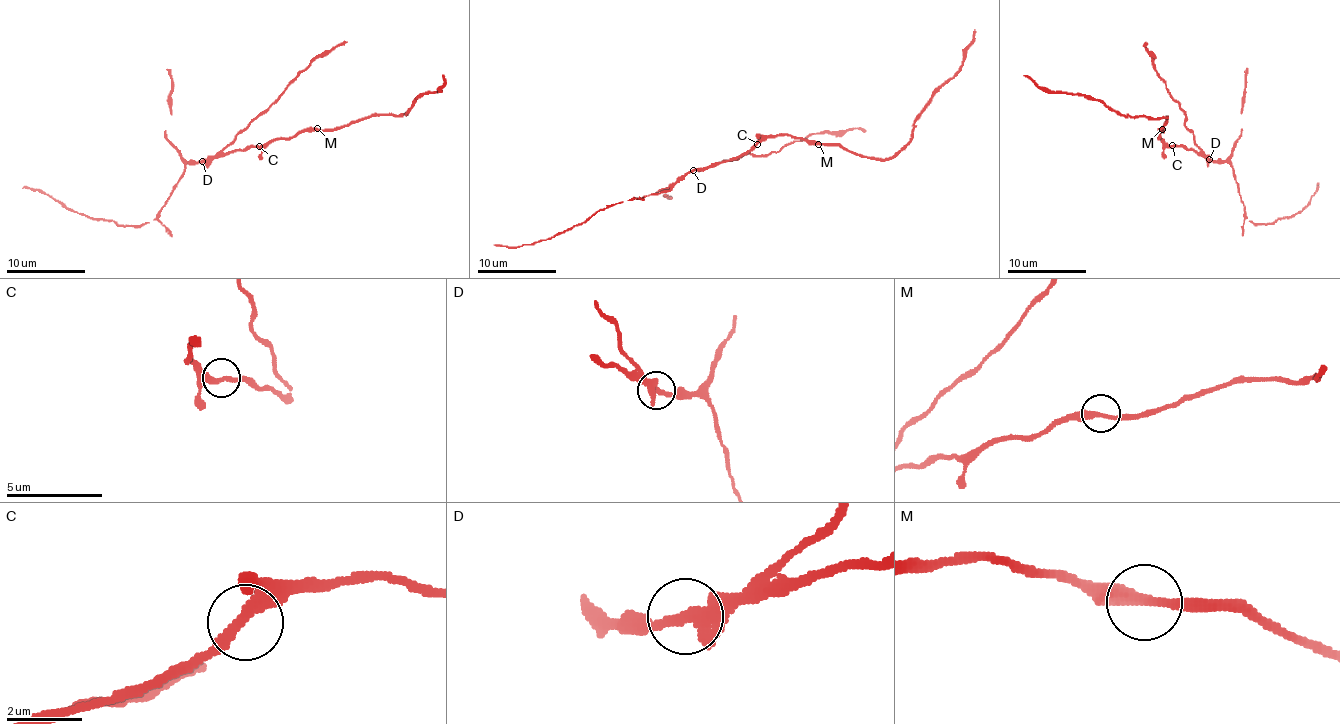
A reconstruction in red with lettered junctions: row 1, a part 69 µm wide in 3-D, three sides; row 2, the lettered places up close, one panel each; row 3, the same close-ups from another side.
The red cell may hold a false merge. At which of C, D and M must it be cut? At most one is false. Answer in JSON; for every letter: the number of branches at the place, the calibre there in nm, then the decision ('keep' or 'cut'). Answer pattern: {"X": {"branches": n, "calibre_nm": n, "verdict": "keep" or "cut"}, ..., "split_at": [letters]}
{"C": {"branches": 2, "calibre_nm": 300, "verdict": "keep"}, "D": {"branches": 2, "calibre_nm": 300, "verdict": "cut"}, "M": {"branches": 2, "calibre_nm": 320, "verdict": "keep"}, "split_at": ["D"]}

